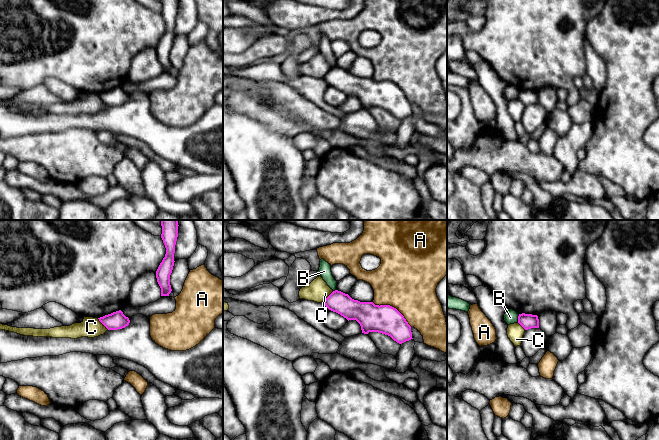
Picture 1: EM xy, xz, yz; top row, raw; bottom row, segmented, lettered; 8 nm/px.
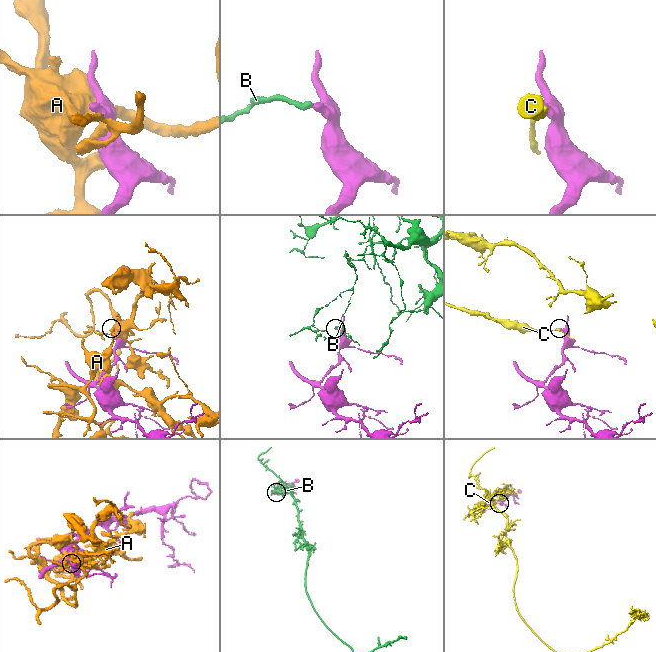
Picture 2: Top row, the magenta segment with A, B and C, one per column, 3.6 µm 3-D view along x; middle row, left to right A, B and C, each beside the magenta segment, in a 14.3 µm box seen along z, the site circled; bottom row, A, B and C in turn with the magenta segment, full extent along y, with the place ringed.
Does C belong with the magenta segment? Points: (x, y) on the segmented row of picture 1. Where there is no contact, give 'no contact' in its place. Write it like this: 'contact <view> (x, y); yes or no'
contact xy (103, 324); no

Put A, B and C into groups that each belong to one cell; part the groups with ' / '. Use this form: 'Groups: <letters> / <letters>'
Groups: A / B / C

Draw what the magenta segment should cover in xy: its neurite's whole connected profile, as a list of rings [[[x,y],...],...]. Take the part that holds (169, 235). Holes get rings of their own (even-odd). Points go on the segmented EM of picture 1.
[[[161,220],[161,226],[161,238],[166,248],[166,254],[156,271],[156,278],[161,288],[161,296],[169,296],[172,291],[170,275],[175,262],[174,253],[178,237],[178,220]]]

